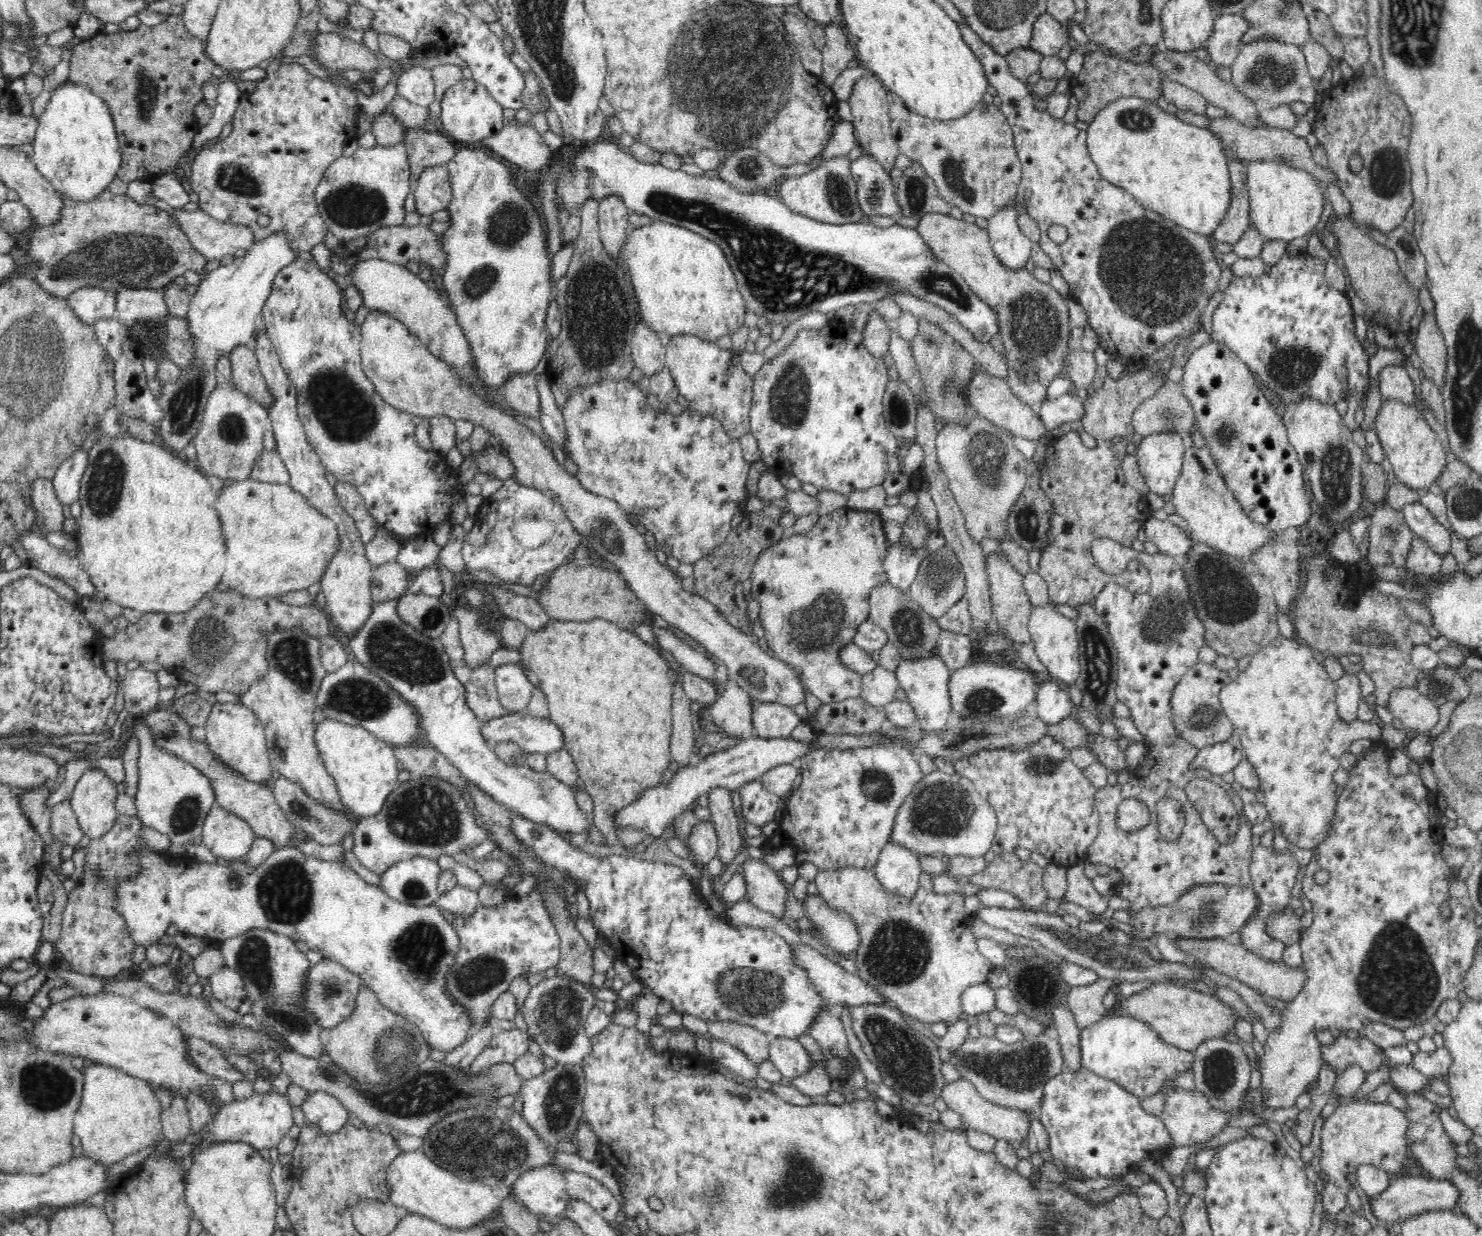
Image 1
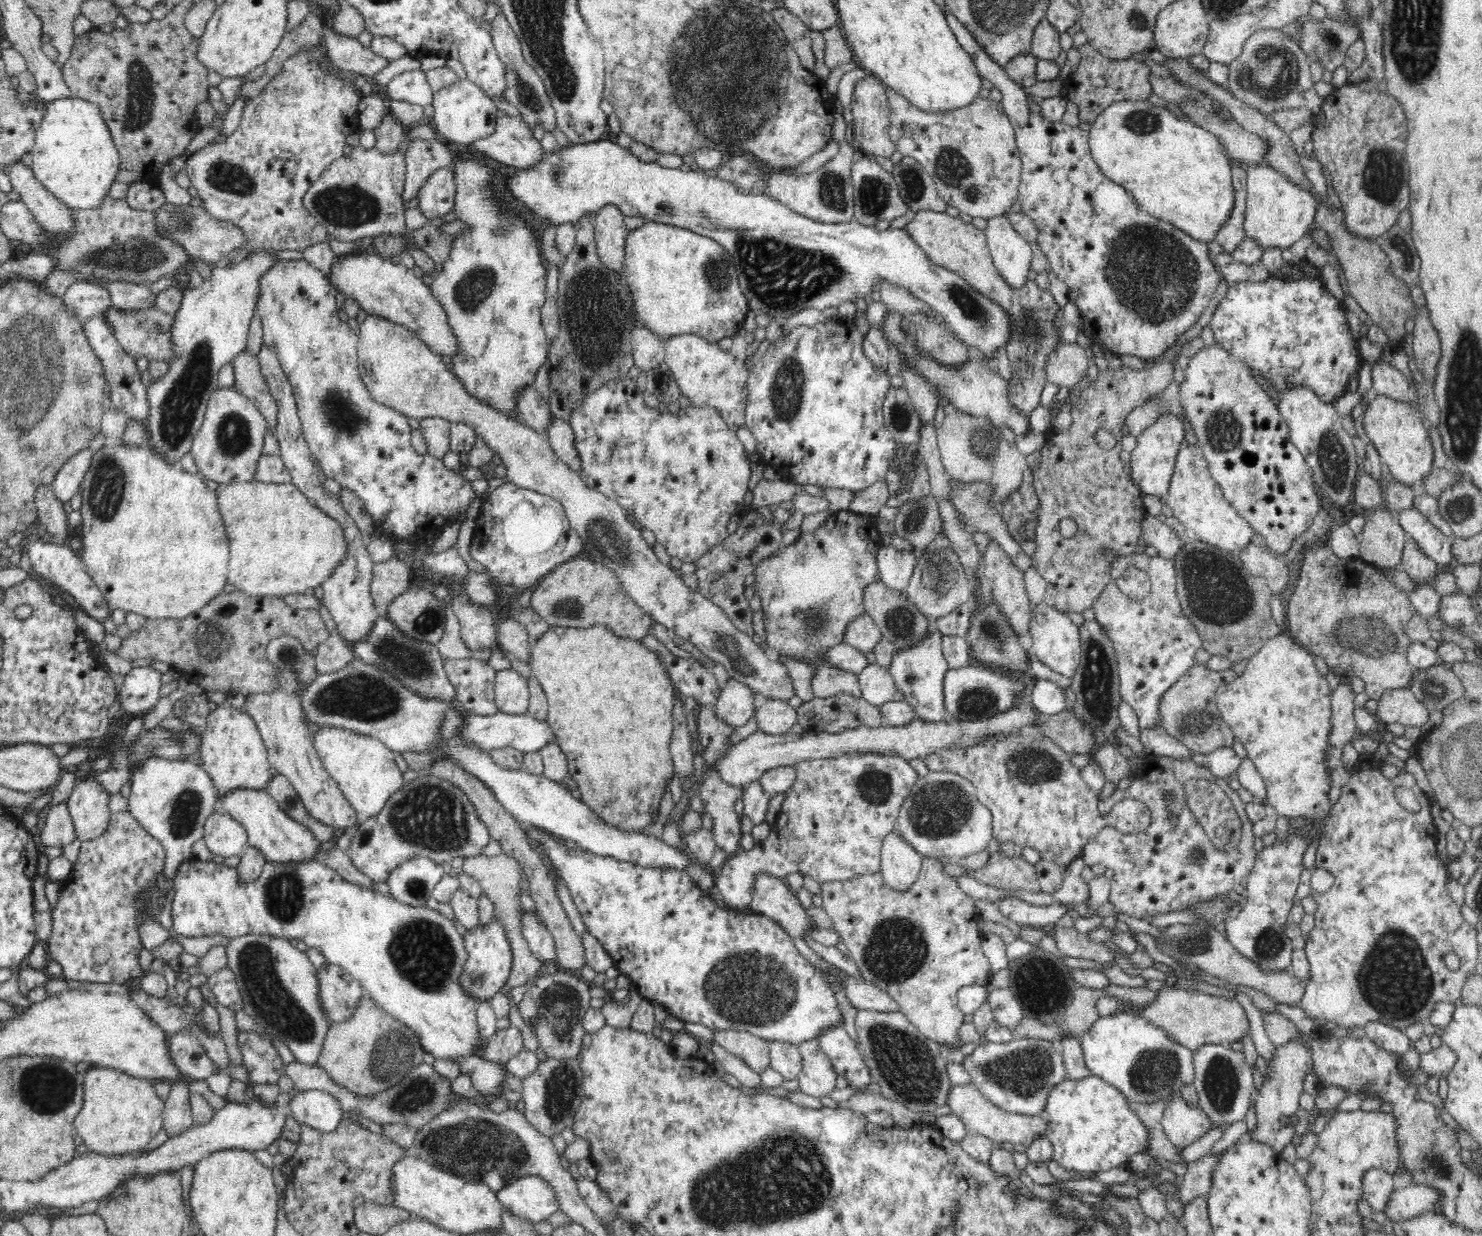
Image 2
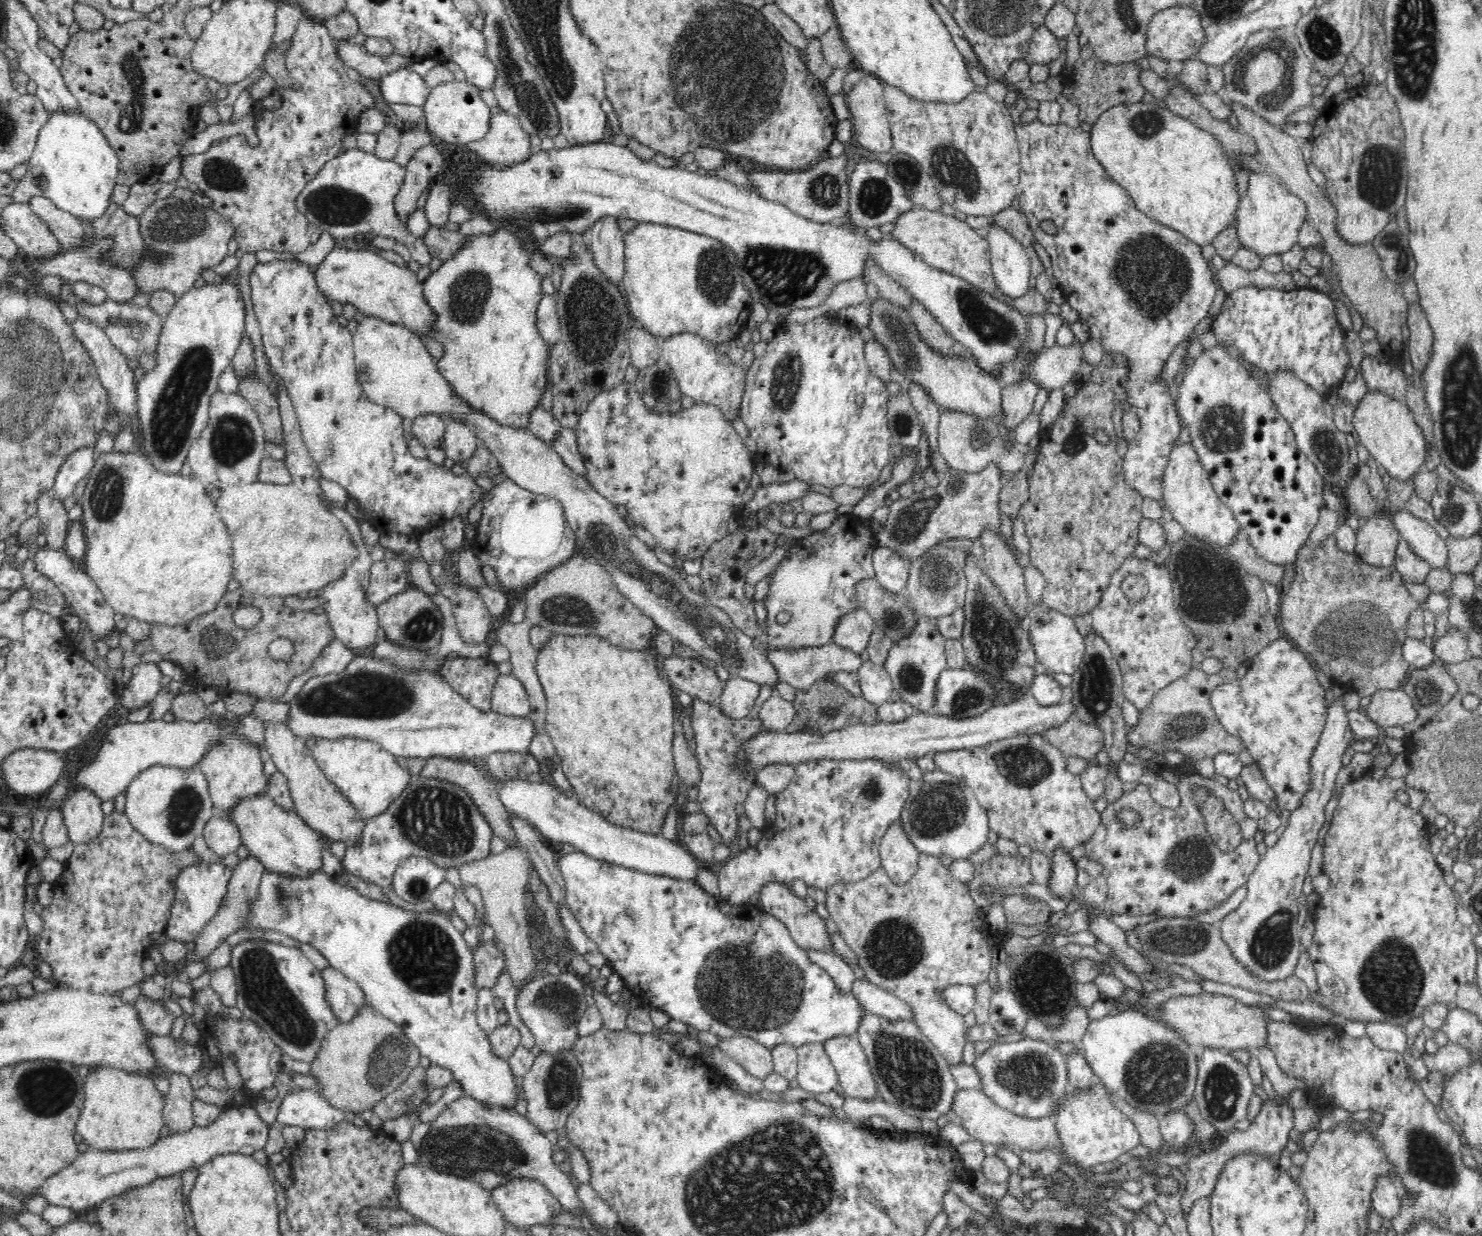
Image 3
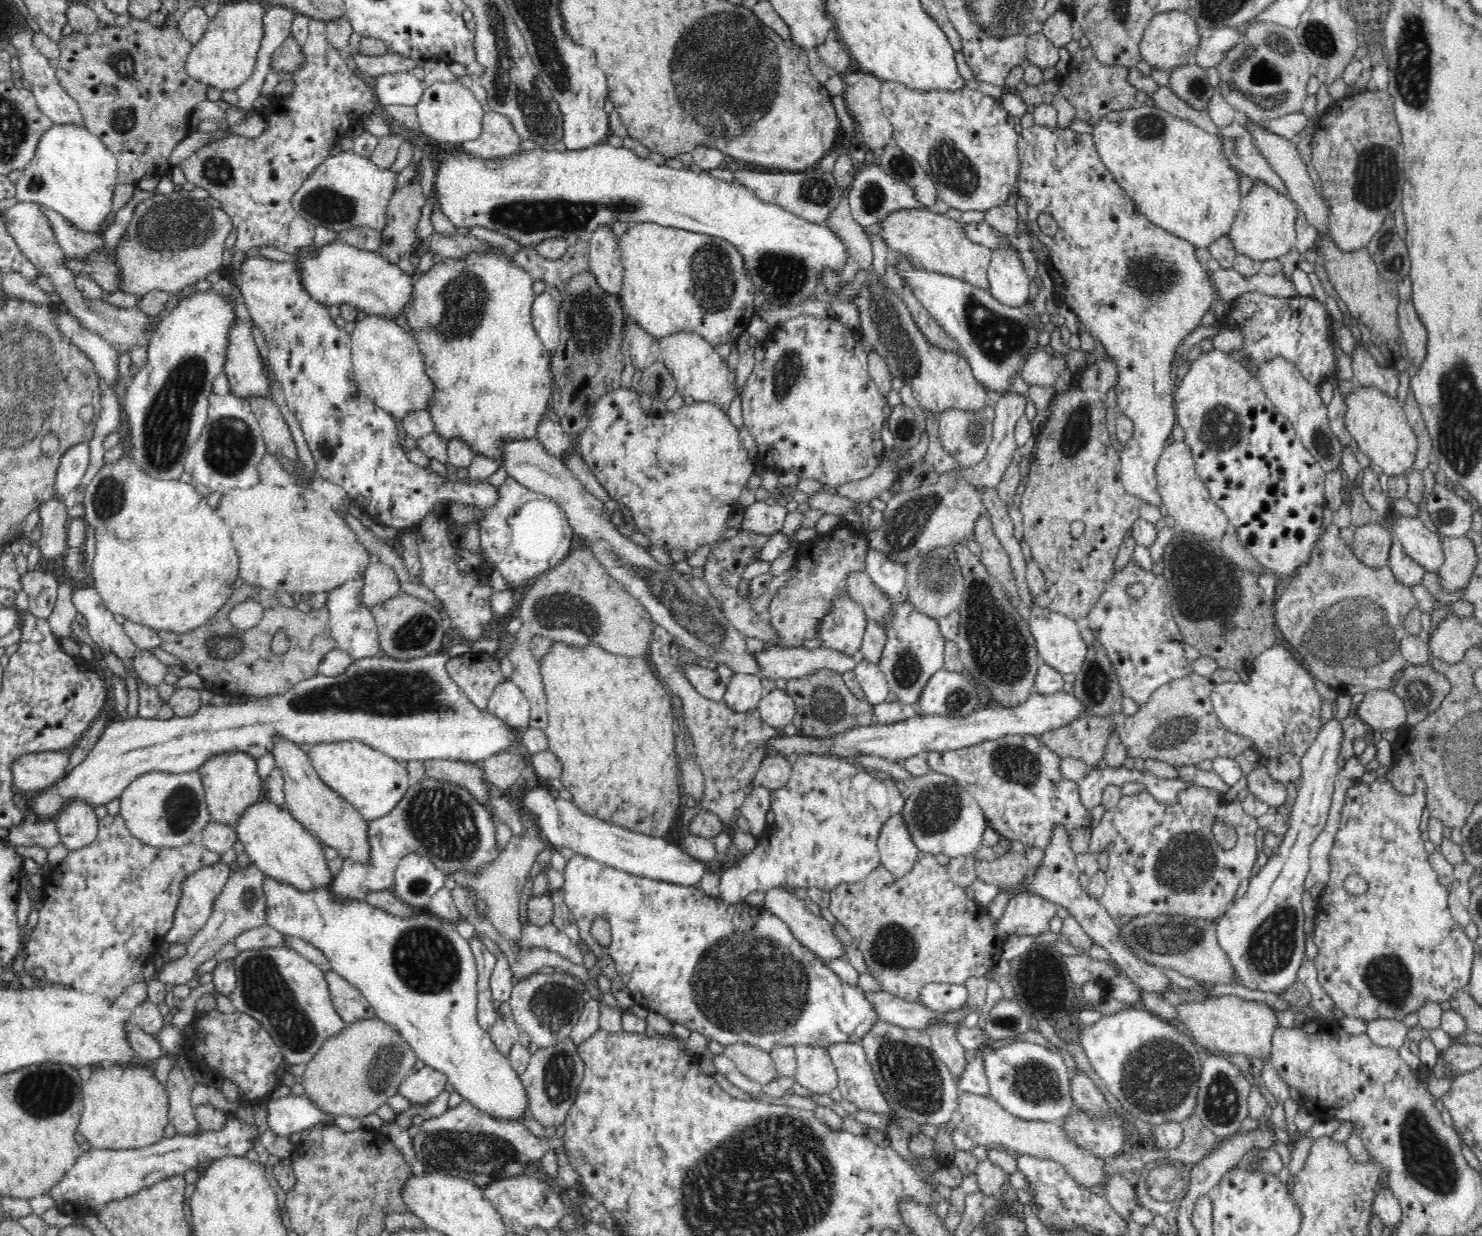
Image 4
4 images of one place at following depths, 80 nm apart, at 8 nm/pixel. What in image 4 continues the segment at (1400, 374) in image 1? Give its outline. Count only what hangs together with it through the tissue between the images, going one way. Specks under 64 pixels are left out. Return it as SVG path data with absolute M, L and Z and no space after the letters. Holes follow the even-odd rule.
M1359 341L1353 352L1351 360L1353 368L1353 380L1361 386L1374 386L1379 388L1386 396L1397 398L1398 386L1398 370L1394 365L1382 367L1378 362L1366 351Z

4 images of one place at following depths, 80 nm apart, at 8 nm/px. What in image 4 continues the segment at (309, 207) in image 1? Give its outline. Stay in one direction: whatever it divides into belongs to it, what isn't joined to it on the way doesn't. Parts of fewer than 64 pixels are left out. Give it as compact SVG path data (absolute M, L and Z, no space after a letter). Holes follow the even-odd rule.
M296 14L292 20L291 34L301 48L303 65L292 73L292 83L296 83L290 96L273 96L271 103L261 112L265 115L268 128L256 138L245 136L217 135L196 154L180 162L180 168L189 183L203 188L210 197L221 204L221 209L231 219L236 230L235 249L250 250L258 246L273 246L291 255L298 248L313 244L315 226L299 217L292 206L294 194L302 184L338 148L338 141L345 131L360 121L363 115L378 112L374 88L363 76L352 71L344 60L344 54L326 38L326 22L312 17Z

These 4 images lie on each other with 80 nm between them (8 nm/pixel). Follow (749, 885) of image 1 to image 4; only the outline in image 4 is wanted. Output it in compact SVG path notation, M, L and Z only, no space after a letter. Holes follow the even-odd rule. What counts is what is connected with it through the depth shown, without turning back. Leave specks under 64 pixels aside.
M784 887L771 888L765 894L762 907L780 918L789 927L795 939L818 957L830 960L844 954L844 949L842 949L843 942L832 933L830 922L827 922L817 911L813 911L807 900L798 899L794 895L794 891Z

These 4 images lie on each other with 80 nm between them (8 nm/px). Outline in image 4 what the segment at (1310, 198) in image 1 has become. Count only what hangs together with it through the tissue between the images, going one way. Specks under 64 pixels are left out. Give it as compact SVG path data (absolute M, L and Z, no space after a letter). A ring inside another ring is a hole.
M1260 181L1254 182L1252 190L1241 195L1238 214L1236 214L1227 236L1232 241L1234 252L1244 253L1254 261L1262 262L1295 251L1299 208L1289 196L1278 193L1272 186Z

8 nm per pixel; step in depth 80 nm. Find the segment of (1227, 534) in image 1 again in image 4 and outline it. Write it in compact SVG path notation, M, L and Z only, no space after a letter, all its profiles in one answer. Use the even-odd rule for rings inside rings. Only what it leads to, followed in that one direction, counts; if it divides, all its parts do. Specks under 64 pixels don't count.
M1184 441L1168 444L1156 464L1156 488L1161 496L1161 508L1174 518L1175 527L1200 535L1206 540L1219 540L1230 527L1226 513L1216 505L1206 483L1196 472L1196 463L1190 447Z

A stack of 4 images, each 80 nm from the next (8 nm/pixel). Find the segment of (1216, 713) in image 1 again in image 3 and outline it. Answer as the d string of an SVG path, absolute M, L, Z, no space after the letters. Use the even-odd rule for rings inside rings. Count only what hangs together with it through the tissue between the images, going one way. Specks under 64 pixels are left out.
M1200 668L1190 670L1154 696L1150 707L1140 713L1140 719L1134 730L1127 734L1126 740L1138 748L1150 748L1158 754L1165 750L1177 749L1187 754L1195 762L1220 751L1239 753L1244 750L1242 741L1231 735L1216 717L1211 706L1214 686L1222 686L1218 674L1206 674Z

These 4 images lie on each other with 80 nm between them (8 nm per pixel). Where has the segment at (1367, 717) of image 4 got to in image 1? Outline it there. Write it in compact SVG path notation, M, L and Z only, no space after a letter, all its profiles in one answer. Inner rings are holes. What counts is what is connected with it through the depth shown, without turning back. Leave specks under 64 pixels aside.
M1397 687L1391 691L1388 707L1393 718L1398 718L1405 728L1426 733L1440 720L1439 707L1422 696L1415 687Z

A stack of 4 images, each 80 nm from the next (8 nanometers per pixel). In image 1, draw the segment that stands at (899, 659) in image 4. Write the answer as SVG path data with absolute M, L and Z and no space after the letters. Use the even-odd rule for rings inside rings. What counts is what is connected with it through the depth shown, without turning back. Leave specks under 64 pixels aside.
M936 652L934 657L908 661L902 659L895 676L899 687L904 689L908 695L907 701L915 711L916 721L925 731L936 731L946 728L948 717L952 711L950 694L948 692L949 679L952 669L947 668L941 655Z

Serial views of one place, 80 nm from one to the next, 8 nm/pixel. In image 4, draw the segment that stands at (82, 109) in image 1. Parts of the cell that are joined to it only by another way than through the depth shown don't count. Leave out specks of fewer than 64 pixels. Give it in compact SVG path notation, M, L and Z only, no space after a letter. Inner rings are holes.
M54 123L37 144L34 158L15 183L18 202L44 205L64 216L77 230L101 234L112 212L117 186L117 159L85 125Z

